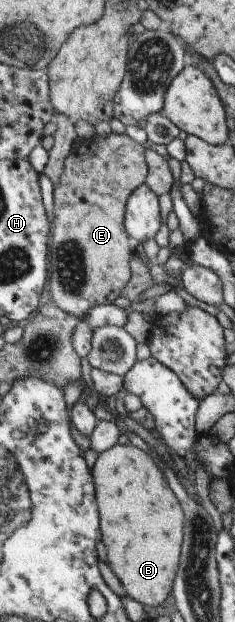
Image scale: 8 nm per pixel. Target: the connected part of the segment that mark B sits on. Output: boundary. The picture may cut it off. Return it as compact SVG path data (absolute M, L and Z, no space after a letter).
M117 444L99 454L94 464L93 475L98 490L98 504L102 514L102 534L104 544L108 546L110 566L124 582L124 590L128 596L142 605L160 606L166 598L173 594L177 572L181 564L181 552L184 542L184 510L172 492L164 472L156 464L156 460L140 450L134 444Z

